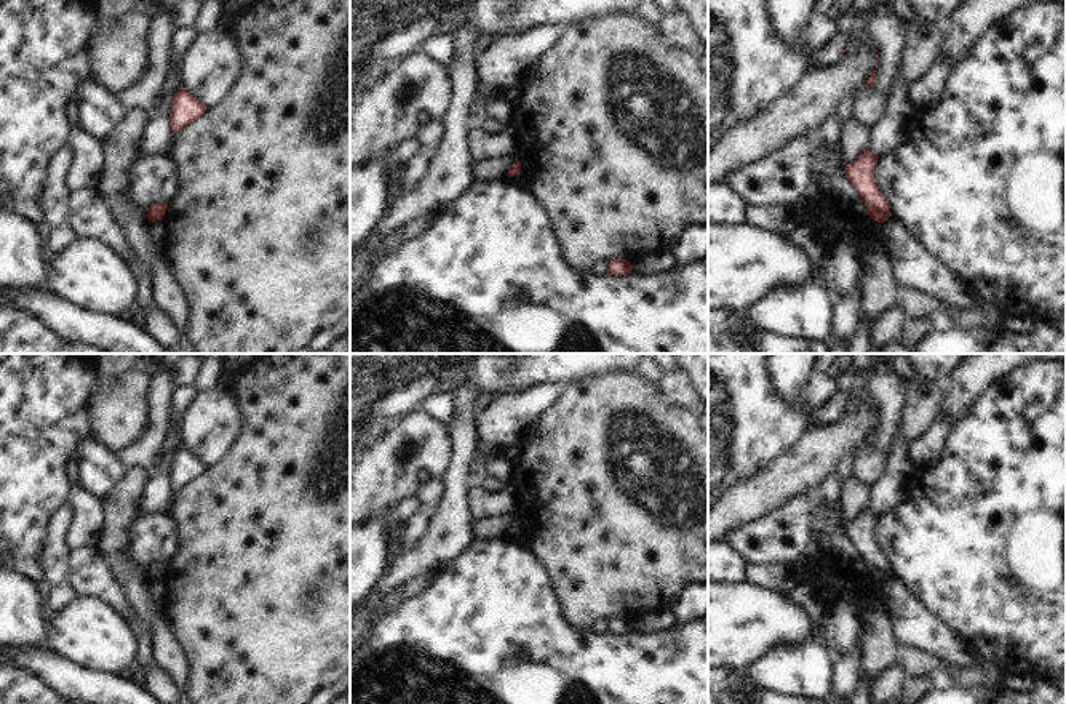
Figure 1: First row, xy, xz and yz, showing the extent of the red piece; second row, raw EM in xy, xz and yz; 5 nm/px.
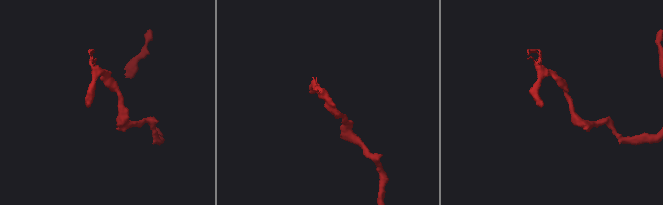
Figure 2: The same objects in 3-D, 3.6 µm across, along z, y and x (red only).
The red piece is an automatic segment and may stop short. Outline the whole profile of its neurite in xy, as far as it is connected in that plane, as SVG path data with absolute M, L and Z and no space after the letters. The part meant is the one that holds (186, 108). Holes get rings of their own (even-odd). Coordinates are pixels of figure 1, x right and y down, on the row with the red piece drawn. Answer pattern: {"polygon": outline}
{"polygon": "M181 88L173 96L173 106L169 114L173 133L177 134L189 123L201 117L206 112L206 109L208 107L203 102L200 102L189 90Z"}

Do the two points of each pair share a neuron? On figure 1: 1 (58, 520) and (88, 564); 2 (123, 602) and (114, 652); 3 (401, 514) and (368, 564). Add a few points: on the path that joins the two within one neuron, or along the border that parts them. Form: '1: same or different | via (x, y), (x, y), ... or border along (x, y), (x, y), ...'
1: different | border along (71, 552), (64, 580)
2: different | border along (87, 596), (99, 596), (109, 600), (128, 618)
3: same | via (387, 522), (374, 535), (368, 549)

